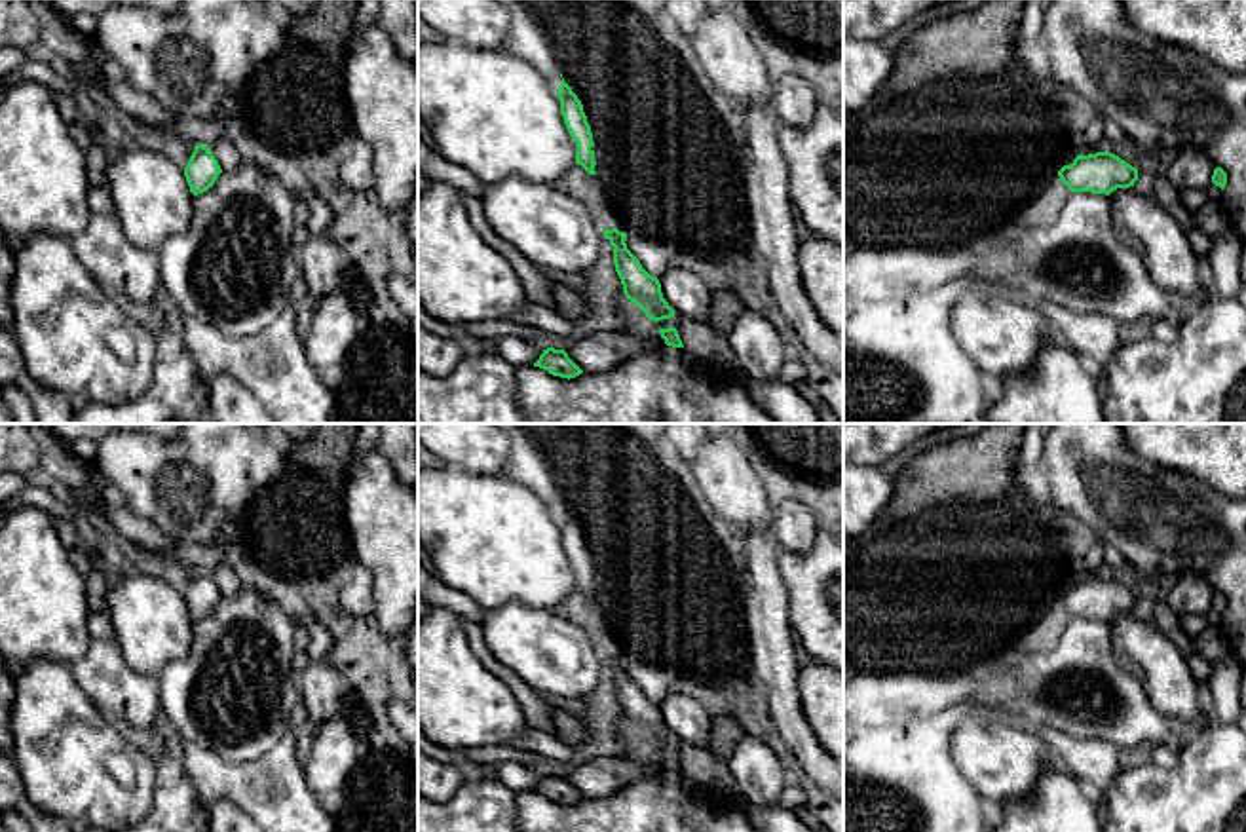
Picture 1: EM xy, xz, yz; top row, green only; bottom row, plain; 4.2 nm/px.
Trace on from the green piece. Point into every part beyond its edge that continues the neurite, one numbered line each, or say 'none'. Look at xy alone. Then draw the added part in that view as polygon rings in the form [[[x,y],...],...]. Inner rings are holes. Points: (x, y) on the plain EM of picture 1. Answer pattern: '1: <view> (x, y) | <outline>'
none

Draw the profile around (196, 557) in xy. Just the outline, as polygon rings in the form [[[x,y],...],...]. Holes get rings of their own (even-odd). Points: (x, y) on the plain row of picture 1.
[[[179,543],[171,553],[144,549],[167,562],[184,564],[192,570],[203,570],[224,562],[224,549],[215,545]]]

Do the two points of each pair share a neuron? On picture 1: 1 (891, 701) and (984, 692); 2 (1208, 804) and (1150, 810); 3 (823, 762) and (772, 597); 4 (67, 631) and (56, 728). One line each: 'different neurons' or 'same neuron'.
1: same neuron
2: same neuron
3: same neuron
4: different neurons

